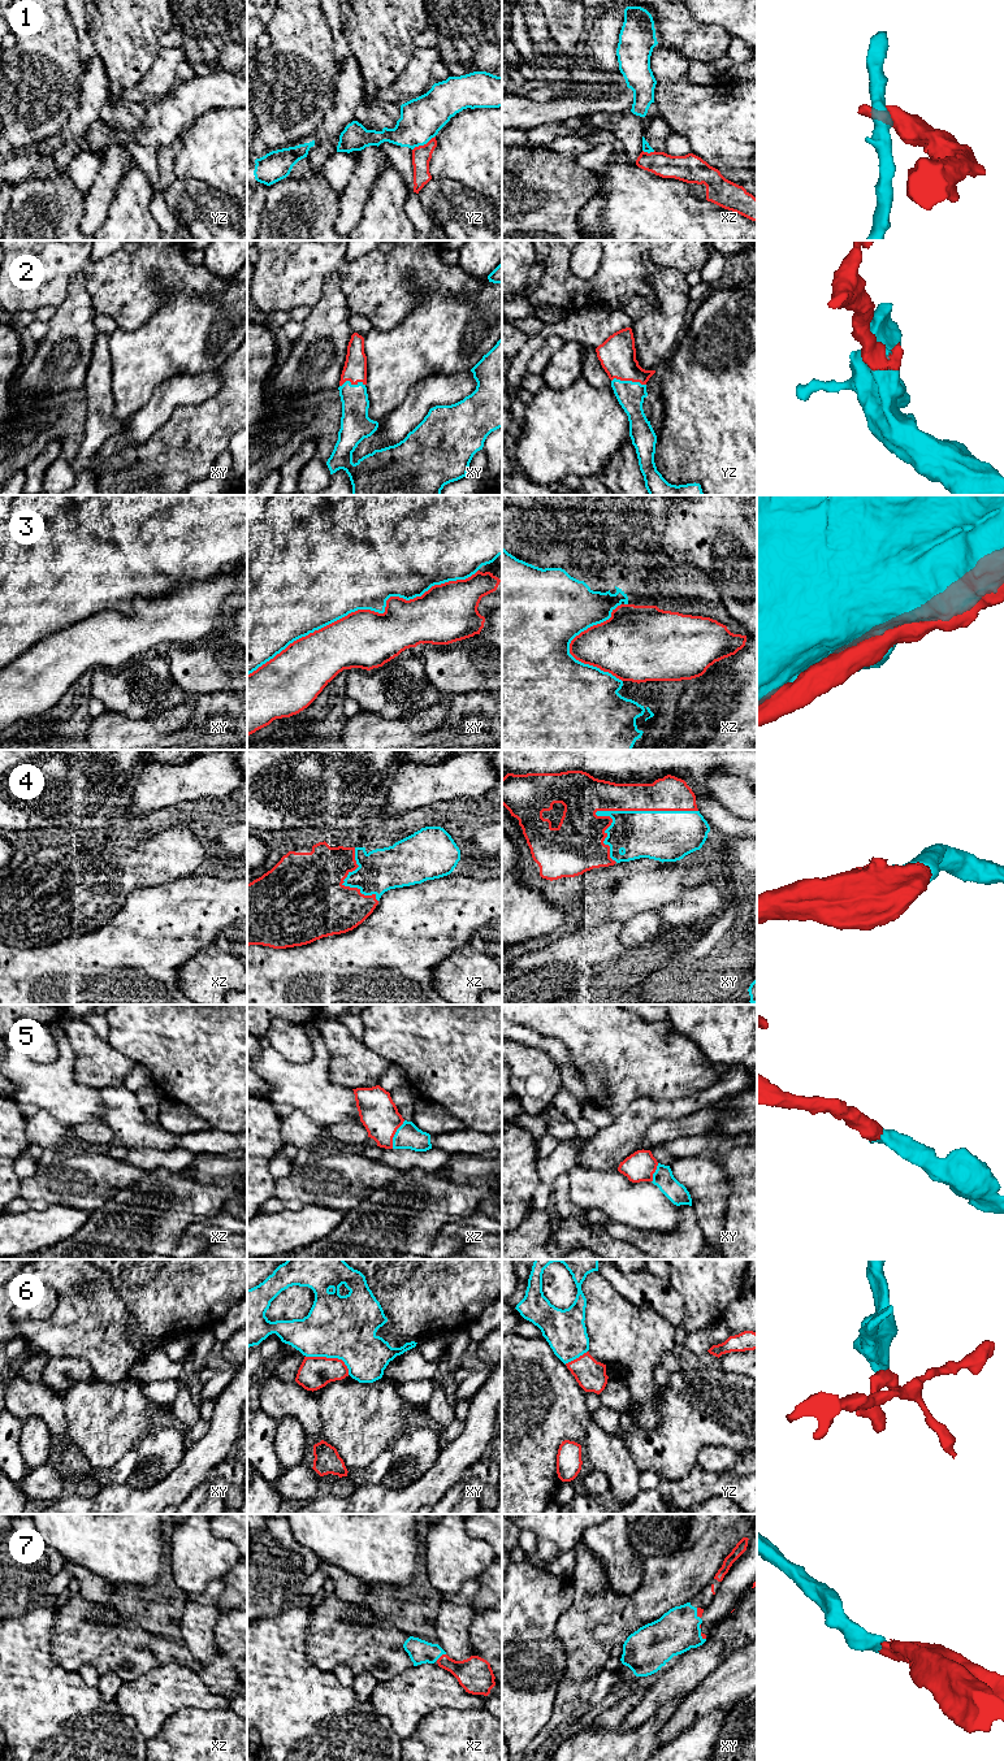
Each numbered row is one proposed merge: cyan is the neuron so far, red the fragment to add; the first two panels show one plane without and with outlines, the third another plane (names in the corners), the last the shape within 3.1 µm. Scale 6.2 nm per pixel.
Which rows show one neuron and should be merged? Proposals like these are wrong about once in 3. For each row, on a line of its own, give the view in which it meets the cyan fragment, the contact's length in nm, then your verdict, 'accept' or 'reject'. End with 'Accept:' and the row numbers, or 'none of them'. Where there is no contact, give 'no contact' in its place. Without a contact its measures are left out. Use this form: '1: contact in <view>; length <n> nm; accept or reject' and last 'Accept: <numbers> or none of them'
1: contact in yz; length 170 nm; reject
2: contact in yz; length 220 nm; accept
3: contact in xy; length 1550 nm; accept
4: contact in xy; length 650 nm; accept
5: contact in xz; length 190 nm; accept
6: contact in xy; length 300 nm; reject
7: contact in xz; length 80 nm; accept
Accept: 2, 3, 4, 5, 7

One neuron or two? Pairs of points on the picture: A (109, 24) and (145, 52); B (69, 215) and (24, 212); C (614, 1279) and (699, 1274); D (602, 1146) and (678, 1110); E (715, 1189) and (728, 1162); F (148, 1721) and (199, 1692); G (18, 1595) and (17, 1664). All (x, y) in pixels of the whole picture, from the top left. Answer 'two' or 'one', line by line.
A: one
B: one
C: two
D: one
E: two
F: one
G: two

